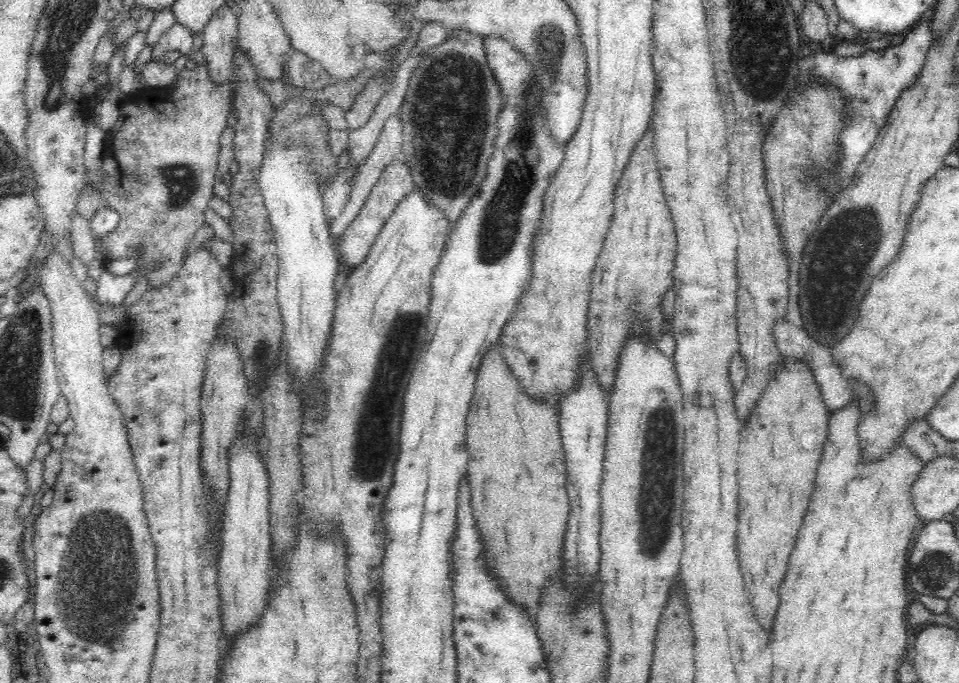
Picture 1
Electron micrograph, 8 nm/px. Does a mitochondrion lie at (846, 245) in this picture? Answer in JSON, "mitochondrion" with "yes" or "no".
{"mitochondrion":"yes"}

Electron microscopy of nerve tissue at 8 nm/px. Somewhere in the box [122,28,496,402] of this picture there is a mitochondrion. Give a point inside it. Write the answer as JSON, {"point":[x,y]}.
{"point":[450,118]}

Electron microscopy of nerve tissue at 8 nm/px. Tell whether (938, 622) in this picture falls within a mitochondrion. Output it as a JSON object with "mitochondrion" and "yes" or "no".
{"mitochondrion":"no"}

